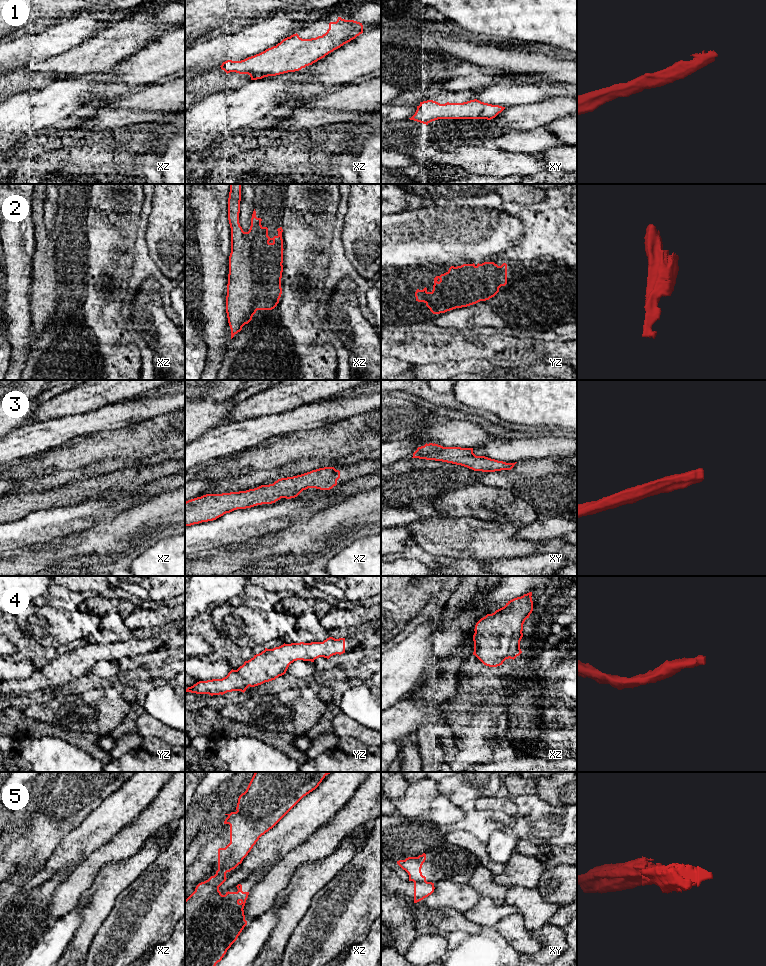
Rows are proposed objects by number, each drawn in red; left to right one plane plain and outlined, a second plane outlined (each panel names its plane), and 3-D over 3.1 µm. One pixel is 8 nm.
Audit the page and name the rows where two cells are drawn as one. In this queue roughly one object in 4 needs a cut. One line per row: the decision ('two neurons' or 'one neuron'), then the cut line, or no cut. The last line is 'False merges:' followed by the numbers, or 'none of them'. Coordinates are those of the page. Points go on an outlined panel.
1: one neuron; no cut
2: one neuron; no cut
3: one neuron; no cut
4: one neuron; no cut
5: two neurons; cut in xy along (425, 880), (414, 882)
False merges: 5

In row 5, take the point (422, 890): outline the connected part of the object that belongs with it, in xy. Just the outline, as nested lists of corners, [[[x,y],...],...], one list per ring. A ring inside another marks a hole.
[[[414,882],[414,903],[417,903],[428,897],[434,892],[434,883],[432,882]]]

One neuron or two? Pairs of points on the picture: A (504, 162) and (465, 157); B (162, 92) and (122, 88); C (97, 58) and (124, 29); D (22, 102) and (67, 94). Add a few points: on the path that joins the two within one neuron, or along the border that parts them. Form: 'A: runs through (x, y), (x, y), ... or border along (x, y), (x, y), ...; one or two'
A: runs through (494, 162), (489, 159), (475, 159); one
B: border along (127, 92), (110, 101); two
C: runs through (104, 51), (118, 36); one
D: runs through (33, 102), (56, 101); one

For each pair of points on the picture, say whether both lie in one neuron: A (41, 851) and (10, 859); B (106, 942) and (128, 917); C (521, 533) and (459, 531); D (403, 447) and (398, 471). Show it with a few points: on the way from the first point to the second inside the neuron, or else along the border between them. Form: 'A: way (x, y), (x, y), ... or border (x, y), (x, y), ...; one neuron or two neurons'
A: way (33, 851), (18, 855); one neuron
B: way (112, 936), (125, 923); one neuron
C: border (514, 533), (518, 538), (537, 542); two neurons
D: border (411, 457), (405, 460), (397, 460), (391, 464); two neurons

